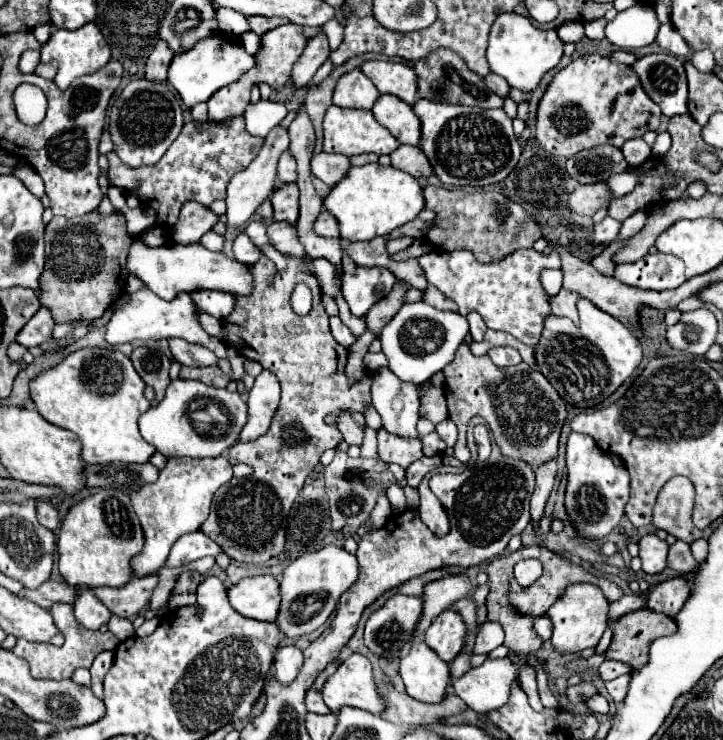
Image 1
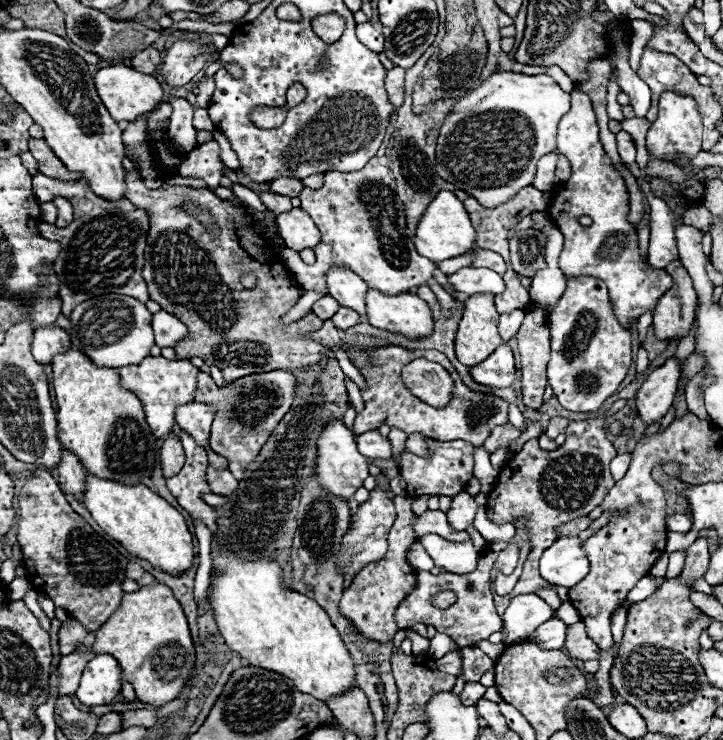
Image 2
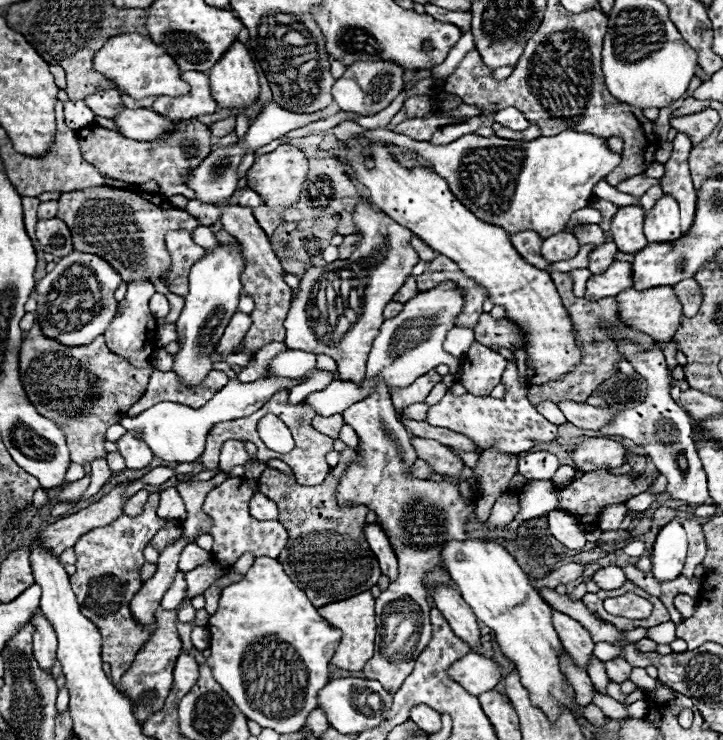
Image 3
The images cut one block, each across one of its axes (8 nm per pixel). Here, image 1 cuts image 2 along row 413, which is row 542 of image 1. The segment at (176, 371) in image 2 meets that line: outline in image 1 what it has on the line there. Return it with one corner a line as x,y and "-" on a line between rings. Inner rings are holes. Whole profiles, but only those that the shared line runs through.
224,456
216,458
170,458
164,470
160,470
160,476
156,482
146,484
134,492
130,492
132,508
138,514
138,520
144,530
144,548
140,554
136,554
132,564
132,576
144,578
154,572
158,572
172,548
172,544
182,536
196,532
200,524
210,514
210,504
214,492
230,482
232,478
232,464

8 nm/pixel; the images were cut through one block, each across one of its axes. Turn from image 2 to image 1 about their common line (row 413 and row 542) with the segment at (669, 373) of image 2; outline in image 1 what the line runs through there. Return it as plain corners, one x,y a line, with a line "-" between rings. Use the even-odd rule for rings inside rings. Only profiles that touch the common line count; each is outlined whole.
644,534
638,546
640,546
640,560
644,572
658,574
666,568
666,554
668,554
666,540
660,540
656,534

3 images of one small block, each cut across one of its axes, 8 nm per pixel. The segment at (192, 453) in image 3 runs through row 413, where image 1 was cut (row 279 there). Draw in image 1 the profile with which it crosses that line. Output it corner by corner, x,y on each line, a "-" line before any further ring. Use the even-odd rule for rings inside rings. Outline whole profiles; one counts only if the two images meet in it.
134,240
128,254
128,272
144,280
144,284
164,300
172,300
178,292
194,290
220,290
234,296
250,296
254,290
254,276
250,264
242,264
234,258
224,256
222,252
210,252
200,244
172,244
150,248

